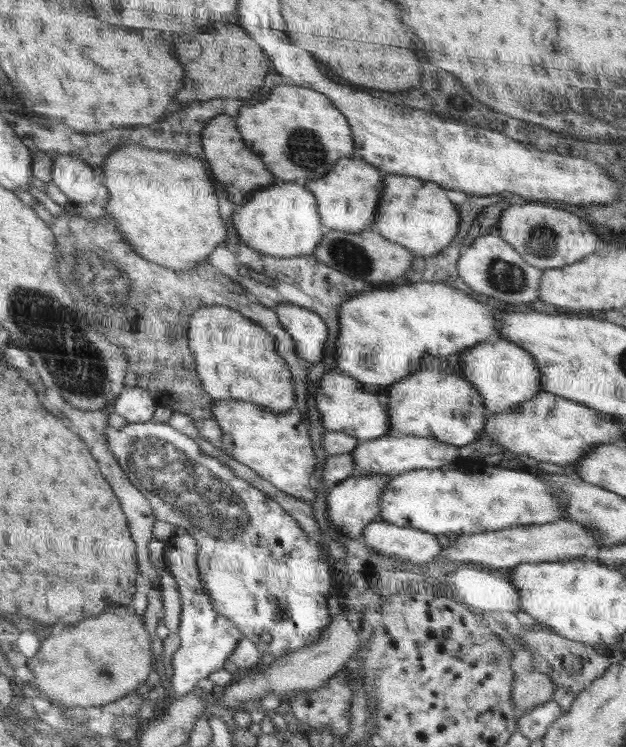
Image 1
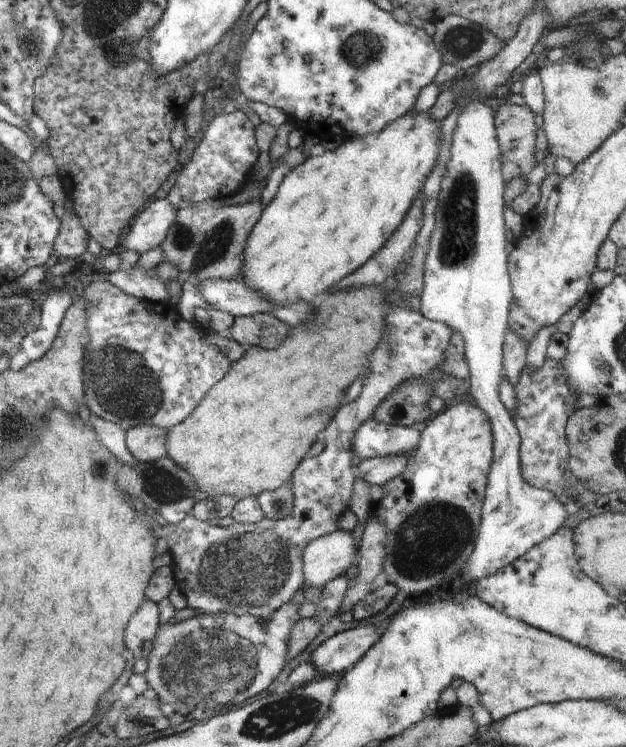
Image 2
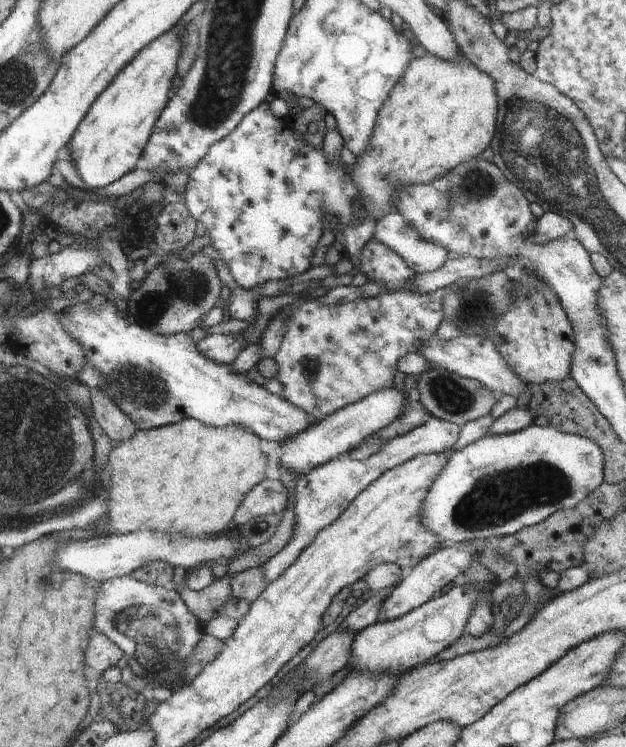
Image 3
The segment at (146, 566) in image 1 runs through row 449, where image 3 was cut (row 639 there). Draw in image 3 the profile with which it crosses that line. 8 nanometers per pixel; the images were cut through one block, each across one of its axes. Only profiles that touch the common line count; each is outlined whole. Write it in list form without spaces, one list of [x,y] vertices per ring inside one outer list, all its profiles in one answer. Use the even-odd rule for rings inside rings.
[[[94,632],[86,648],[86,664],[92,670],[104,672],[111,666],[116,666],[118,660],[124,656],[121,648],[114,644],[112,640],[108,640],[102,633]]]

